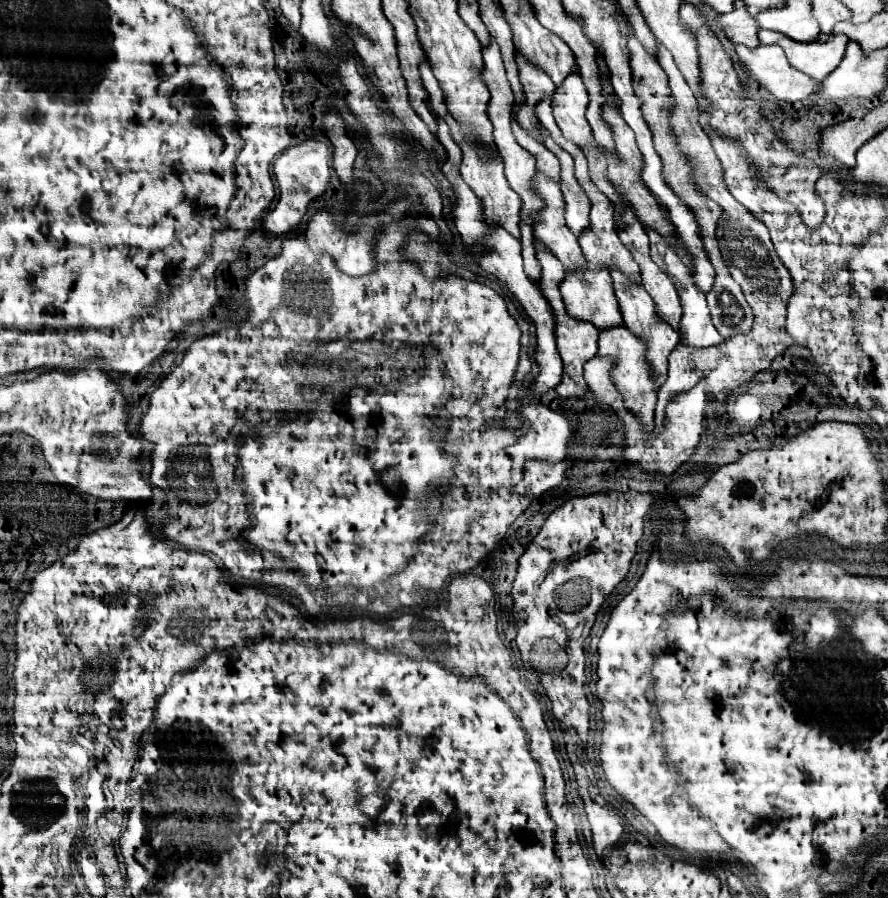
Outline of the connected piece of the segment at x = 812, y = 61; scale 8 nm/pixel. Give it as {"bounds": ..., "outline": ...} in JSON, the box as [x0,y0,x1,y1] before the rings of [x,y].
{"bounds":[759,30,849,82],"outline":[[[759,30],[759,40],[761,44],[779,44],[793,68],[805,72],[817,82],[825,80],[837,68],[837,64],[845,56],[845,48],[849,42],[849,38],[843,34],[821,34],[815,42],[801,44],[773,30]]]}

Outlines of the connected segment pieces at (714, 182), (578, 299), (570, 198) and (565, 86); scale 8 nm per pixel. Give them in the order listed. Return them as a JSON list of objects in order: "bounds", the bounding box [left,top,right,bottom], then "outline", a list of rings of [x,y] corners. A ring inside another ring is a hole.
[{"bounds":[659,42,735,206],"outline":[[[659,42],[659,64],[661,68],[665,70],[665,74],[669,76],[669,88],[677,100],[677,106],[675,110],[671,112],[671,126],[673,126],[673,132],[677,136],[677,144],[681,146],[681,150],[689,156],[691,160],[691,166],[693,166],[693,178],[701,178],[701,180],[695,180],[699,190],[703,194],[707,194],[709,198],[713,198],[715,202],[723,204],[723,206],[729,206],[729,204],[735,204],[735,198],[727,192],[727,186],[723,184],[723,166],[719,164],[719,158],[715,156],[715,150],[711,148],[711,142],[709,142],[709,136],[703,132],[703,128],[699,126],[699,108],[697,108],[697,100],[691,92],[691,88],[687,86],[687,82],[683,80],[671,52]]]},{"bounds":[561,266,623,330],"outline":[[[593,266],[591,270],[567,272],[565,280],[561,282],[561,294],[563,294],[567,314],[577,320],[591,322],[597,330],[623,324],[623,316],[619,316],[619,304],[615,304],[615,288],[611,288],[609,272],[601,272],[599,268]]]},{"bounds":[543,130,591,236],"outline":[[[545,130],[543,136],[547,138],[547,148],[559,158],[561,162],[561,190],[565,196],[565,218],[567,218],[567,226],[569,230],[579,236],[579,232],[583,232],[583,228],[587,228],[587,224],[591,224],[589,220],[589,210],[591,210],[591,200],[587,200],[587,194],[583,192],[583,188],[579,188],[579,182],[575,180],[573,174],[573,160],[571,156],[559,148],[551,138],[549,132]]]},{"bounds":[553,74,599,150],"outline":[[[571,74],[557,88],[553,96],[553,116],[563,136],[569,142],[585,150],[599,150],[591,136],[591,126],[587,124],[587,118],[585,118],[587,104],[589,104],[589,94],[585,90],[583,80],[577,74]]]}]

